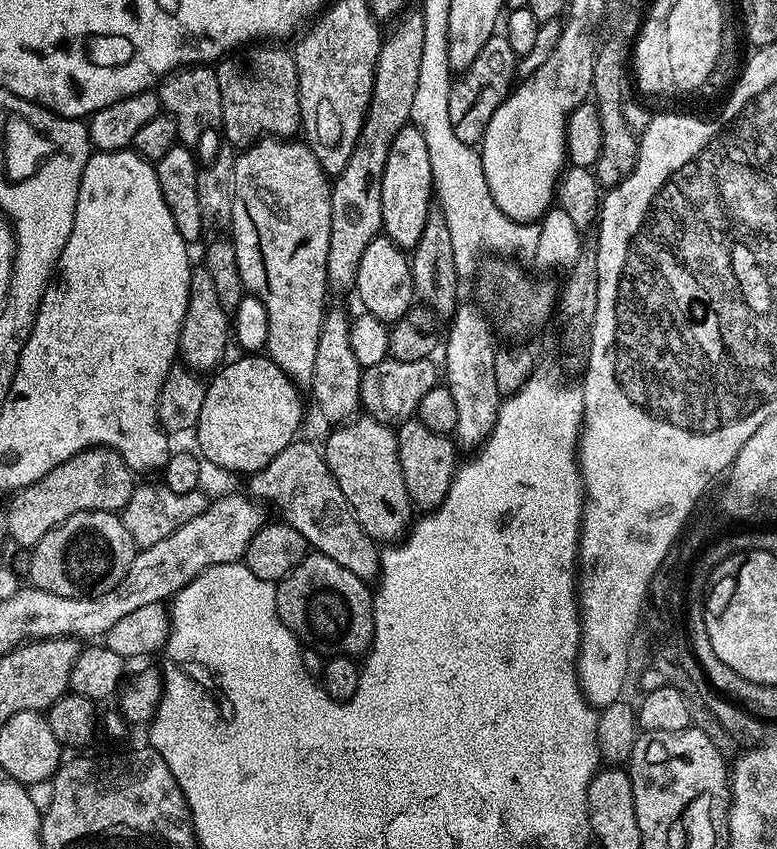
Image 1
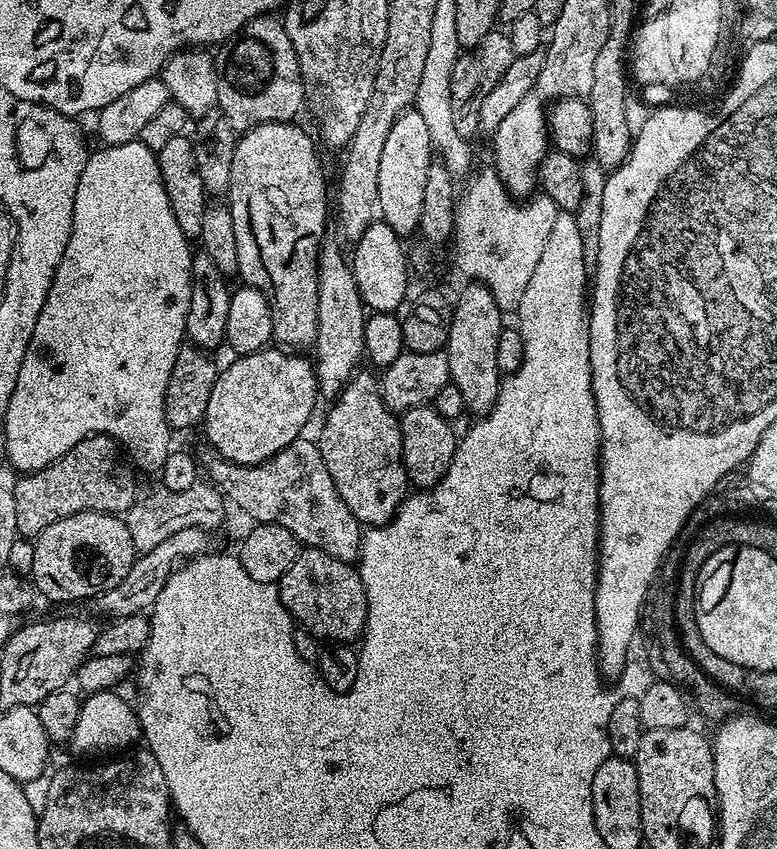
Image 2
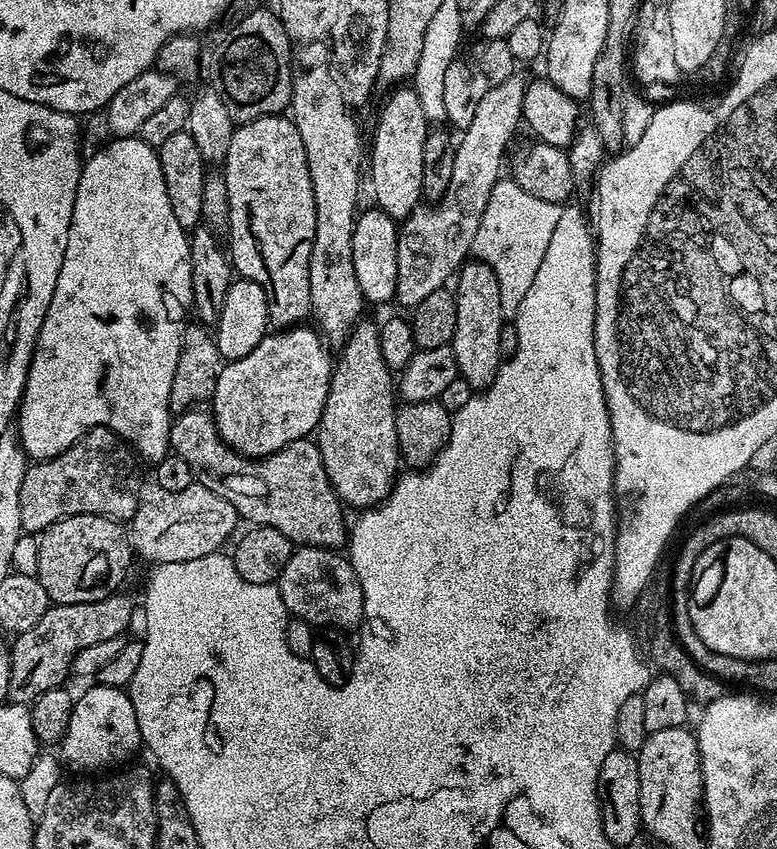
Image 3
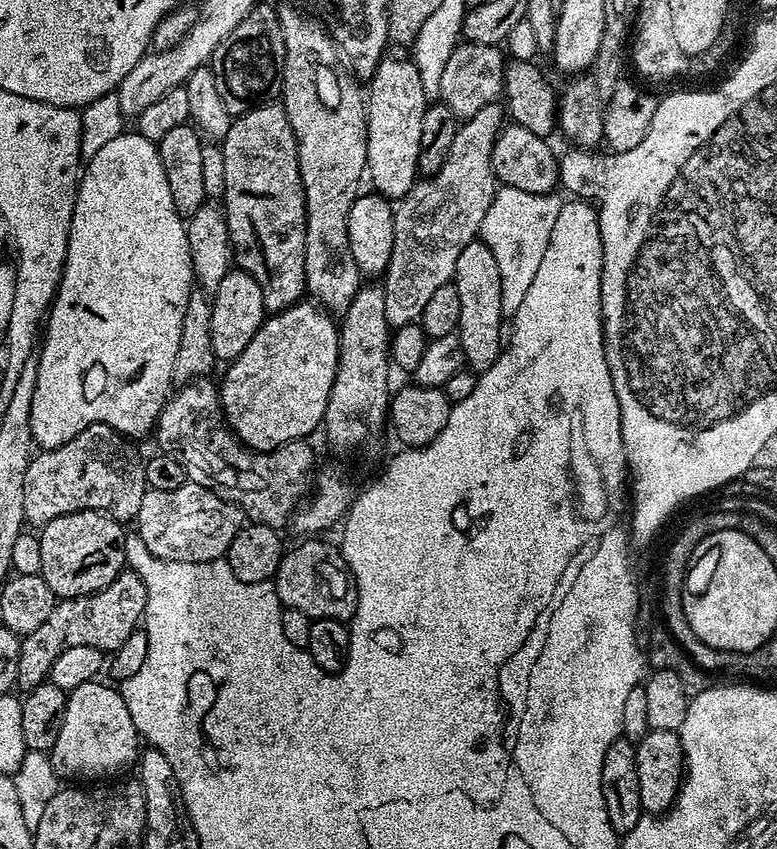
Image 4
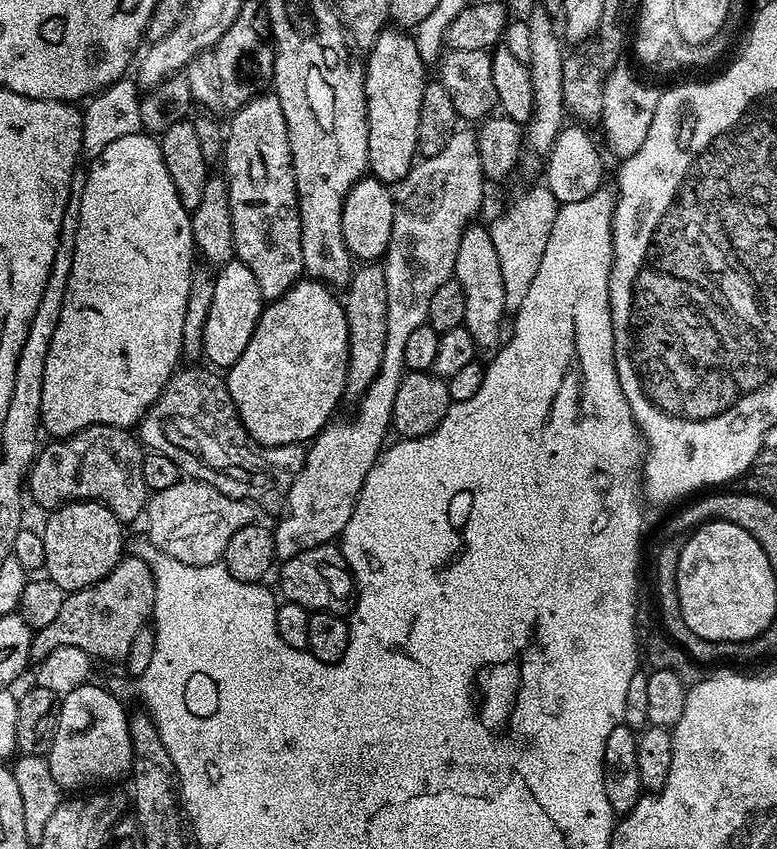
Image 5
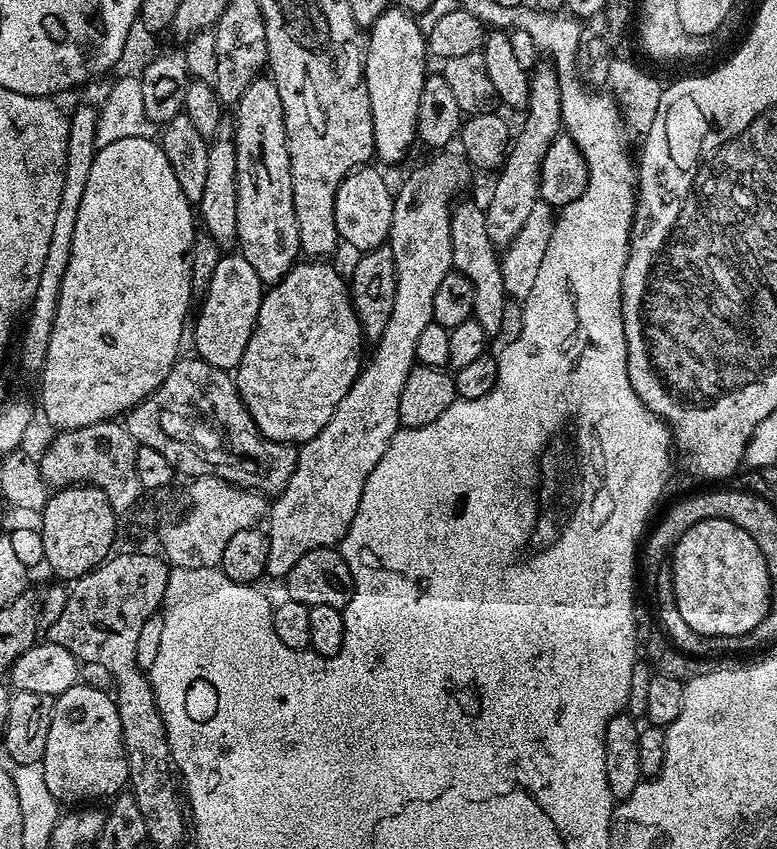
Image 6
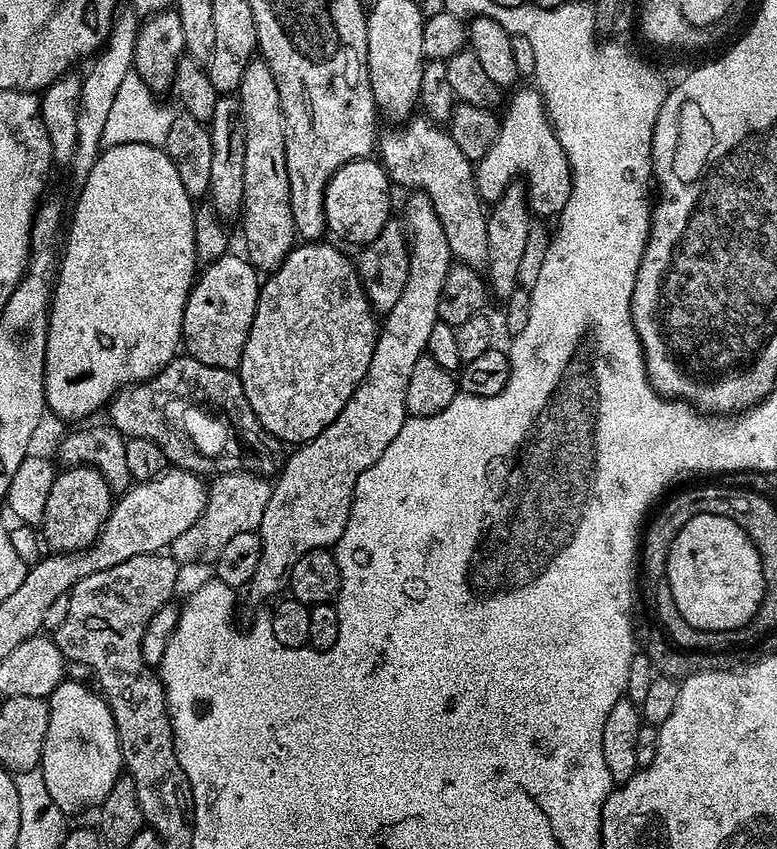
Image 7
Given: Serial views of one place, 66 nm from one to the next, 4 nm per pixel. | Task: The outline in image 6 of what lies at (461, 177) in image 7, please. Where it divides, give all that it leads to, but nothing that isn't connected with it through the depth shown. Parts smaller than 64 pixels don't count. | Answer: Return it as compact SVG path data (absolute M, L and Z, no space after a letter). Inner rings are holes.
M461 199L452 209L450 222L450 242L452 243L452 267L457 272L466 274L474 286L474 319L482 326L482 330L489 338L500 335L502 326L502 310L510 303L510 297L504 292L502 282L501 255L498 247L490 240L486 230L485 209L472 200Z

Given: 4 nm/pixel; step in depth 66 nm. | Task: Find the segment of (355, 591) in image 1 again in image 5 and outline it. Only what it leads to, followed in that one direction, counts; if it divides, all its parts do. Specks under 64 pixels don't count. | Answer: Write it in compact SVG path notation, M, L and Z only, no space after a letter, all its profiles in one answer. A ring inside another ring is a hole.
M335 543L314 546L314 550L302 550L302 554L294 554L294 558L283 561L280 568L280 588L284 591L283 599L289 604L297 604L313 612L339 612L347 613L354 604L354 581L352 572L344 553Z

